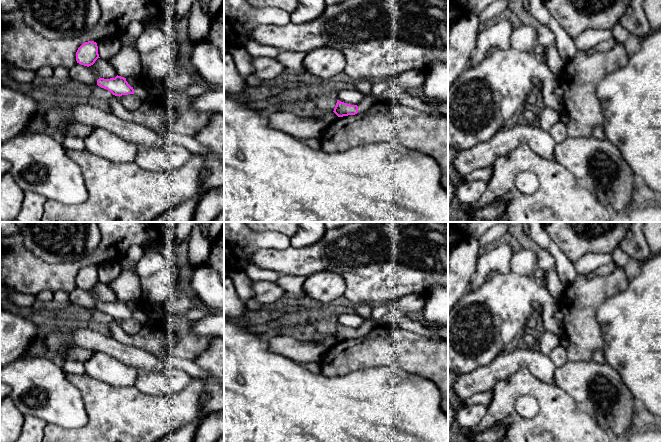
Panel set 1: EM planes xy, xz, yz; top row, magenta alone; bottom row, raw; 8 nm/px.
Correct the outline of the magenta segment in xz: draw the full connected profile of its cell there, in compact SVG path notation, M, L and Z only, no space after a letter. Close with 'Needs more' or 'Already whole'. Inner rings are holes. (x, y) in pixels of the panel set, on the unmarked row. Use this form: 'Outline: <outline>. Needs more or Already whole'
Outline: M371 318L364 320L364 323L358 329L351 329L337 324L333 336L338 341L355 339L357 337L362 337L368 334L372 329L374 329L377 326L378 324L375 323Z. Needs more

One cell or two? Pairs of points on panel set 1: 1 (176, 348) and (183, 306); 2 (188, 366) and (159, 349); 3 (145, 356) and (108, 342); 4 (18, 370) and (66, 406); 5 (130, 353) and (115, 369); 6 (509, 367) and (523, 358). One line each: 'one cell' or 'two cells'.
1: one cell
2: one cell
3: one cell
4: one cell
5: two cells
6: one cell

